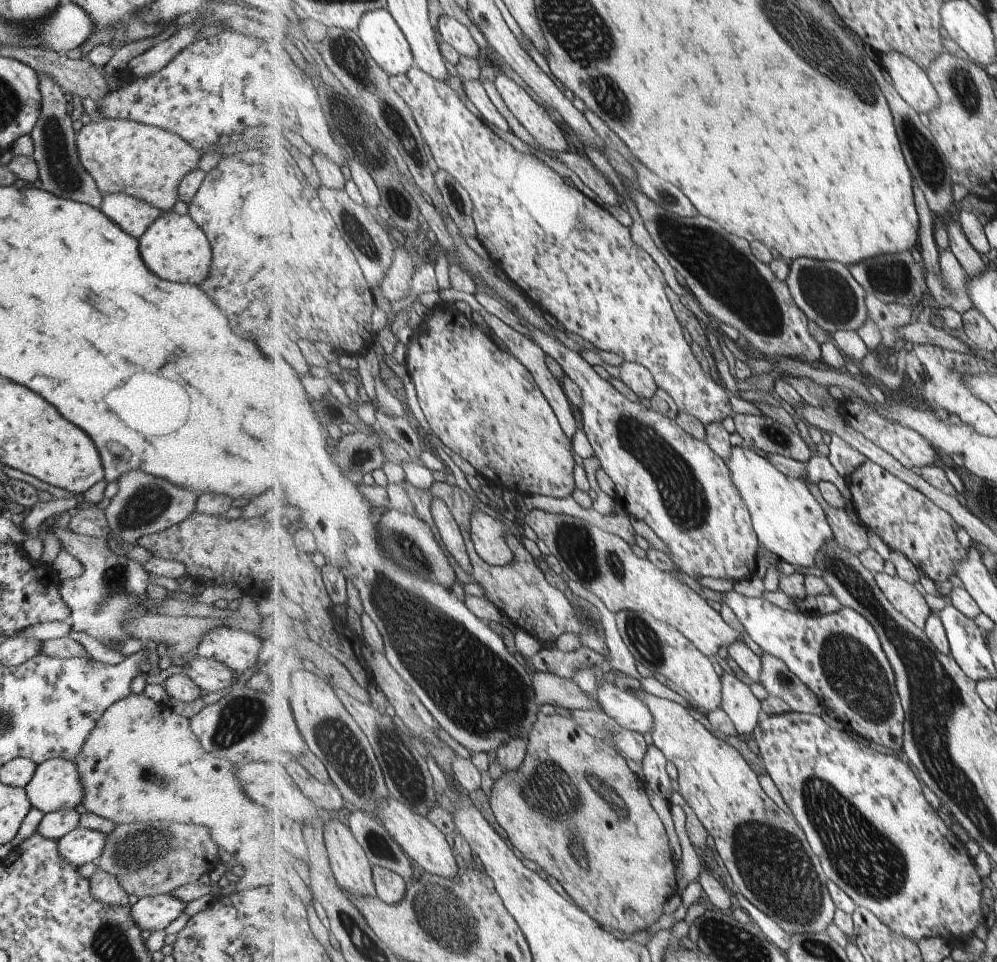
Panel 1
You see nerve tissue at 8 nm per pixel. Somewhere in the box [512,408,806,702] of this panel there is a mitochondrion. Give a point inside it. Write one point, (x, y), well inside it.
(685, 500)

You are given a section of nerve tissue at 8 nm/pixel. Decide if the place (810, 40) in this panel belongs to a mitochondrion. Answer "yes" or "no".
yes

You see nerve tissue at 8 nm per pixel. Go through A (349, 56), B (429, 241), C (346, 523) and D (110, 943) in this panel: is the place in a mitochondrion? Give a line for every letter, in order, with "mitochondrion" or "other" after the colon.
A: mitochondrion
B: other
C: other
D: mitochondrion

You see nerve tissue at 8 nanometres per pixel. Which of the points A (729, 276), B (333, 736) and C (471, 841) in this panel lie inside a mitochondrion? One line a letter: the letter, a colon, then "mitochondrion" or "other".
A: mitochondrion
B: mitochondrion
C: other

